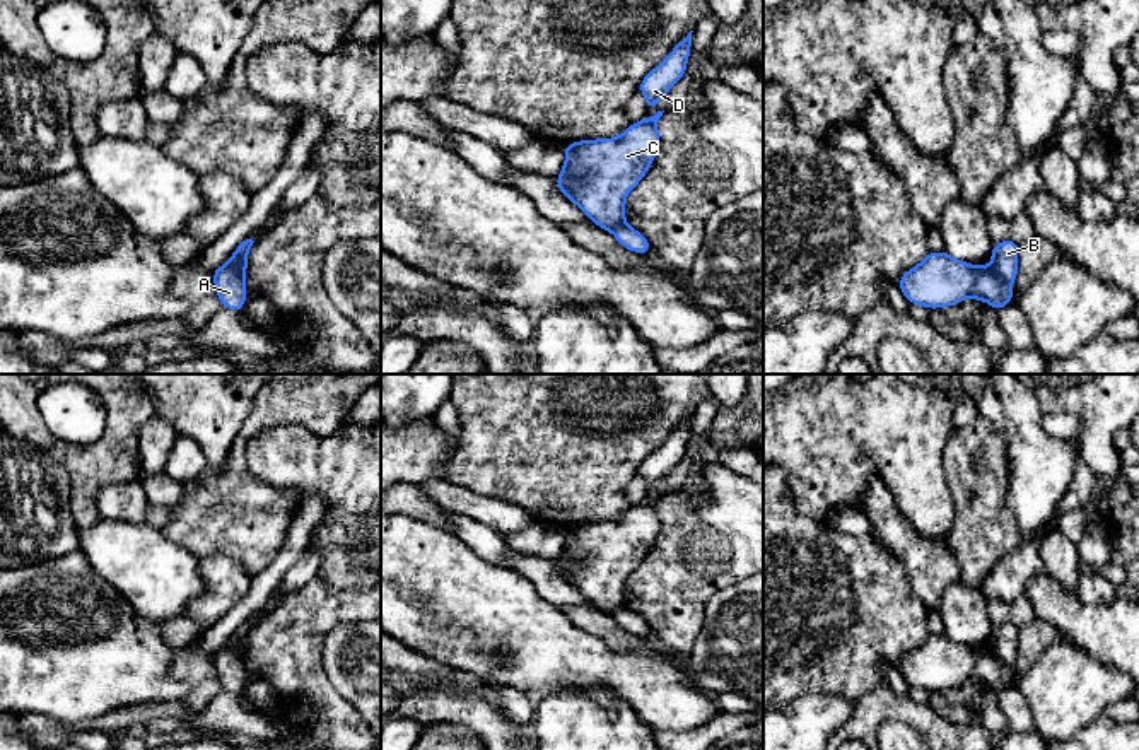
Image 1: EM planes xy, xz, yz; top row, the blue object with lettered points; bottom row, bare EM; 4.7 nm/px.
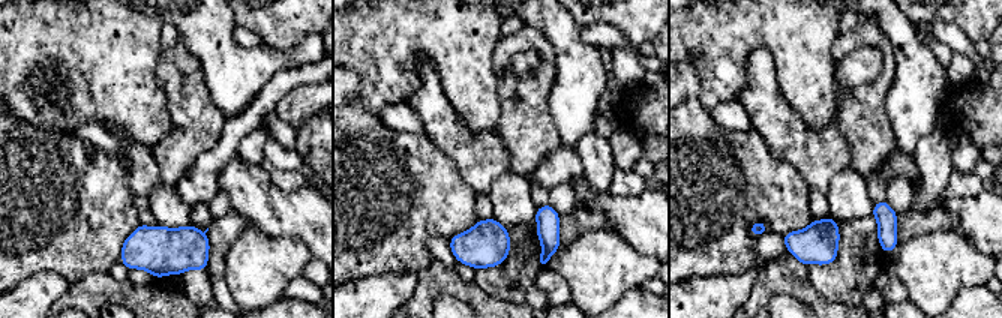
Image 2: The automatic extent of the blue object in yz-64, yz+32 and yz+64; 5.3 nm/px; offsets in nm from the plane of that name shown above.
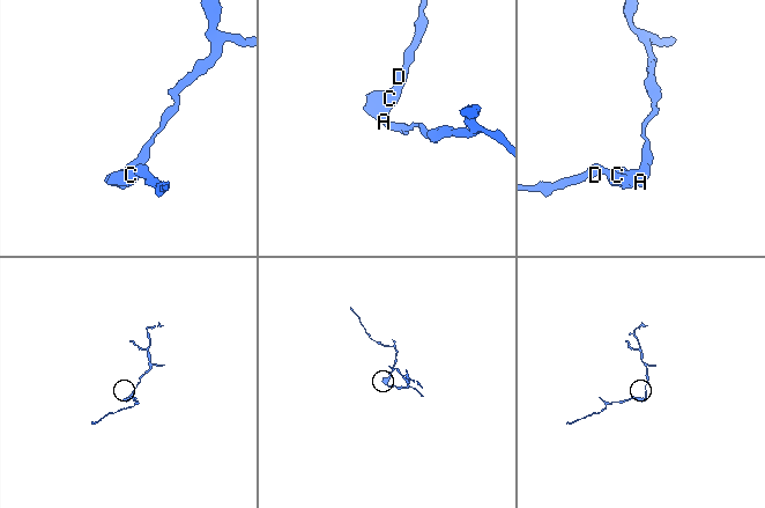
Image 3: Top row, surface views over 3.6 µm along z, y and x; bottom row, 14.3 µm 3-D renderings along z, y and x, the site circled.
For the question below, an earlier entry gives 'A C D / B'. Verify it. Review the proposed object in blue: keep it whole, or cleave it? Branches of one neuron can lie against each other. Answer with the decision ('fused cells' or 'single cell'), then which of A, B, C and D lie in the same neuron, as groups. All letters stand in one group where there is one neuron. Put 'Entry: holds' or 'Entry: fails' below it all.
fused cells | A C D / B
Entry: holds

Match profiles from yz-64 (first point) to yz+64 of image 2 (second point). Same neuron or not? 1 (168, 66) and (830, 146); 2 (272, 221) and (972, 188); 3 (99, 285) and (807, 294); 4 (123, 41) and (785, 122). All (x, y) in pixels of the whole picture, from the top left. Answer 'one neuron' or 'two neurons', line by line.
1: two neurons
2: two neurons
3: one neuron
4: two neurons

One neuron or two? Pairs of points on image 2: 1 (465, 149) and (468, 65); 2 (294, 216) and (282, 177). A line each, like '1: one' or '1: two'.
1: two
2: two

